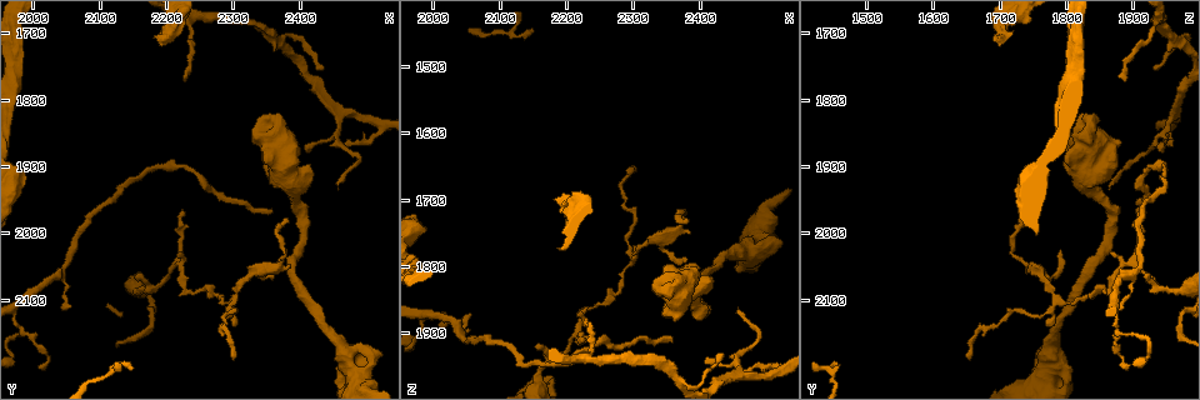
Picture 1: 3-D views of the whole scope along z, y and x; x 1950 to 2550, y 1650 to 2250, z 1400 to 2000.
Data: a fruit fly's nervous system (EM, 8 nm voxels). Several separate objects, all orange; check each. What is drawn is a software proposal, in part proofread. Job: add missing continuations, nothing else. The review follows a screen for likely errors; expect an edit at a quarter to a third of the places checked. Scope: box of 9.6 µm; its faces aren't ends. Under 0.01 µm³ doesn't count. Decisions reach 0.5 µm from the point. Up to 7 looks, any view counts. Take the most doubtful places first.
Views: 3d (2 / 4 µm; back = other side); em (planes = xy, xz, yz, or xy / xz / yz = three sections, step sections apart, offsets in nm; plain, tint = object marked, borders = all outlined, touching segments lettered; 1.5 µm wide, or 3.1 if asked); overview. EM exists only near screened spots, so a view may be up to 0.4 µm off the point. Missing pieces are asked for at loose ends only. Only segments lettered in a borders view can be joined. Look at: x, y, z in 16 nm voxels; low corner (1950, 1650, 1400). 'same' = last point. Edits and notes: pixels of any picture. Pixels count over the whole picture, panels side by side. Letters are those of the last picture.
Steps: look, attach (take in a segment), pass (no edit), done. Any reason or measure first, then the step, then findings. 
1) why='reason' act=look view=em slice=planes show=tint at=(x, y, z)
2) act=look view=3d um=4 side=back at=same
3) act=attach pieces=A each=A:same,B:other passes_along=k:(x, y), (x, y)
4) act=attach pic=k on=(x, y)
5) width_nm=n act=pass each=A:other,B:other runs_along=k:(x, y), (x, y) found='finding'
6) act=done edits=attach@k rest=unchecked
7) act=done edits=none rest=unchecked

why='free end' act=look view=em slice=yz step=4 show=borders at=(2360, 1975, 1910)

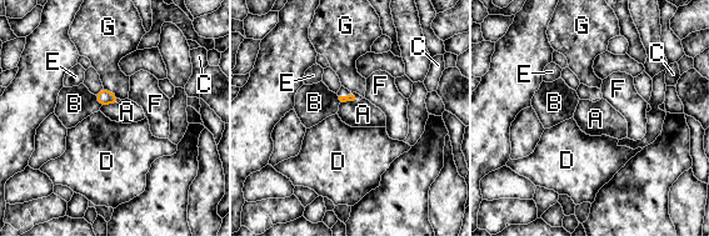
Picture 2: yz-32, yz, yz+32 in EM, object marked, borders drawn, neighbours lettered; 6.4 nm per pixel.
why='cut it another way' act=look view=em slice=planes show=borders at=same

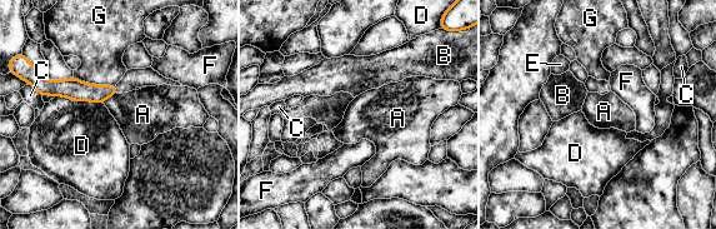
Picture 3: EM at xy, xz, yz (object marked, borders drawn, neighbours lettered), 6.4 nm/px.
act=pass each=A:other,B:other,C:other,D:other,E:other,F:other,G:other border=3:(116, 93), (103, 101) found='no lettered segment goes on from it'

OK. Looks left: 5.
why='an open end' act=look view=em slice=xy step=4 show=borders at=(2180, 1705, 1700)

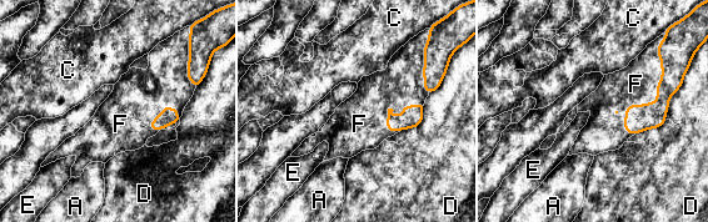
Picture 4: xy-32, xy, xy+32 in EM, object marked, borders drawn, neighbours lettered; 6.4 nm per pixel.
act=look view=em slice=planes show=borders at=same

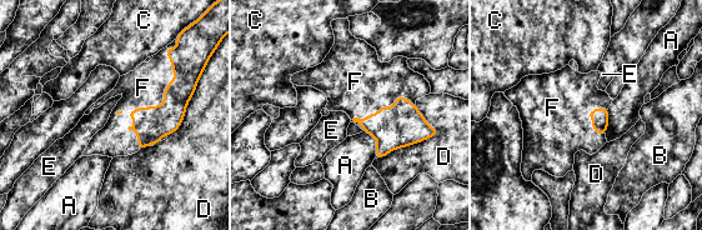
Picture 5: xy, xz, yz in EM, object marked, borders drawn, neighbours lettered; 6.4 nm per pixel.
act=attach pieces=F each=A:other,B:other,C:other,D:other,E:other,F:same passes_along=5:(151, 124), (150, 106), (143, 88) found='the neuron continues'

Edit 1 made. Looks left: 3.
why='tapers out' act=look view=3d um=2 at=(2380, 2025, 1795)

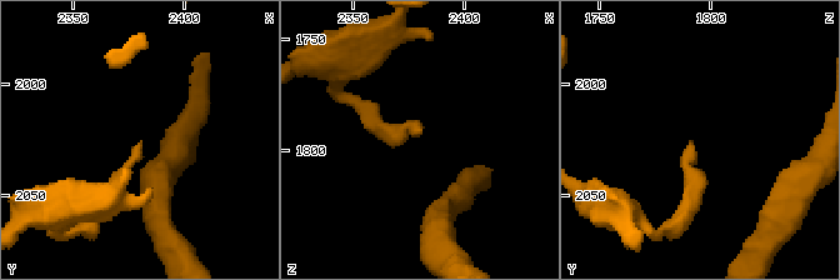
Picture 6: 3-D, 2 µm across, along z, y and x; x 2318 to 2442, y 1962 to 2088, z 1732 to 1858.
act=look view=em slice=planes show=borders at=(2380, 2026, 1792)

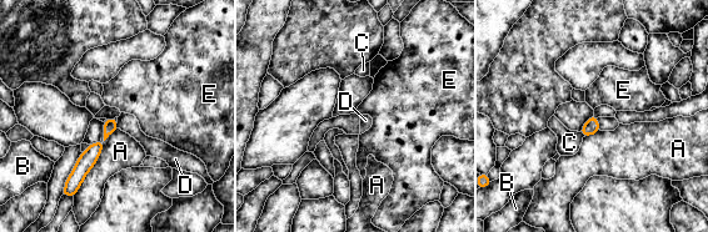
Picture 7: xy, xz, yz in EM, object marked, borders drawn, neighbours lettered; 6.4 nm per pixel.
act=pass each=A:other,B:other,C:other,D:other,E:other border=7:(116, 122), (118, 127) found='no lettered segment goes on from it'

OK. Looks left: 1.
act=done edits=attach@5 rest=unchecked

